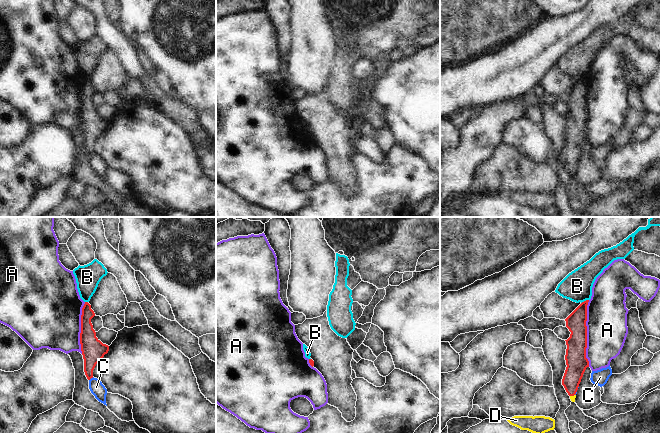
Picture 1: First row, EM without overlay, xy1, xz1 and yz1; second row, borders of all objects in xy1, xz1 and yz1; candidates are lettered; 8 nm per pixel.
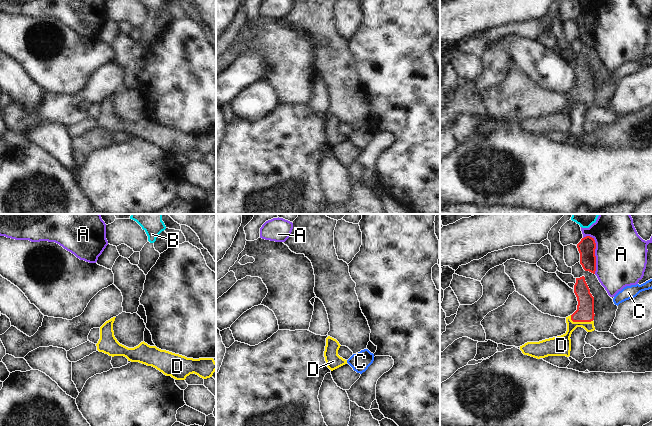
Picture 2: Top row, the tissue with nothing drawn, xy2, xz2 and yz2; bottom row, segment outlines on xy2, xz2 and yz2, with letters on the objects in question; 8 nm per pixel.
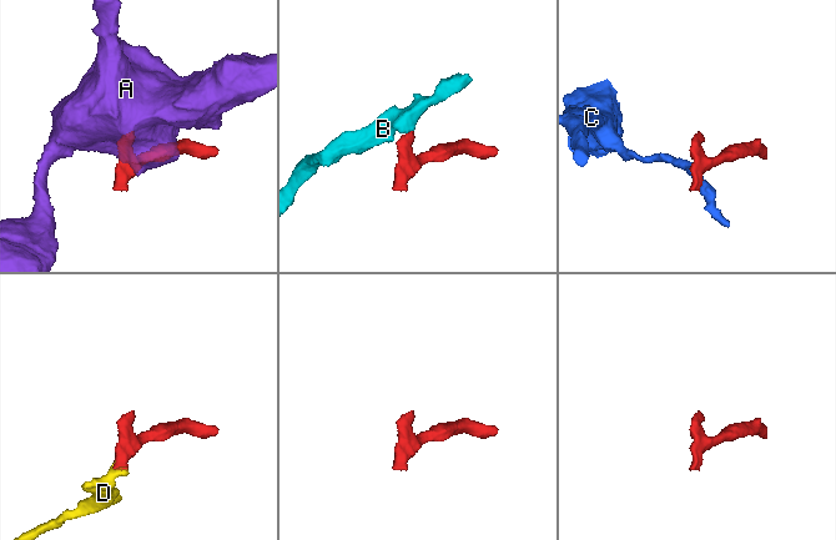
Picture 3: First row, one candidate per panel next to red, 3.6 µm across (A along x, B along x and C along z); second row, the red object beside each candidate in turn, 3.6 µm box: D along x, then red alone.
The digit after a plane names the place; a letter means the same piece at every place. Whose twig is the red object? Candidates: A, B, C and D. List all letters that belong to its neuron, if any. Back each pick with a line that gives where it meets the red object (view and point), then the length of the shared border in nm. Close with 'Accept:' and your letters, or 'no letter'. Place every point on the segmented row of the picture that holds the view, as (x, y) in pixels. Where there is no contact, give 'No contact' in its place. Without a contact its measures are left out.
D: Touches red at yz2 (580, 321). Shared border 190 nm
Accept: D

